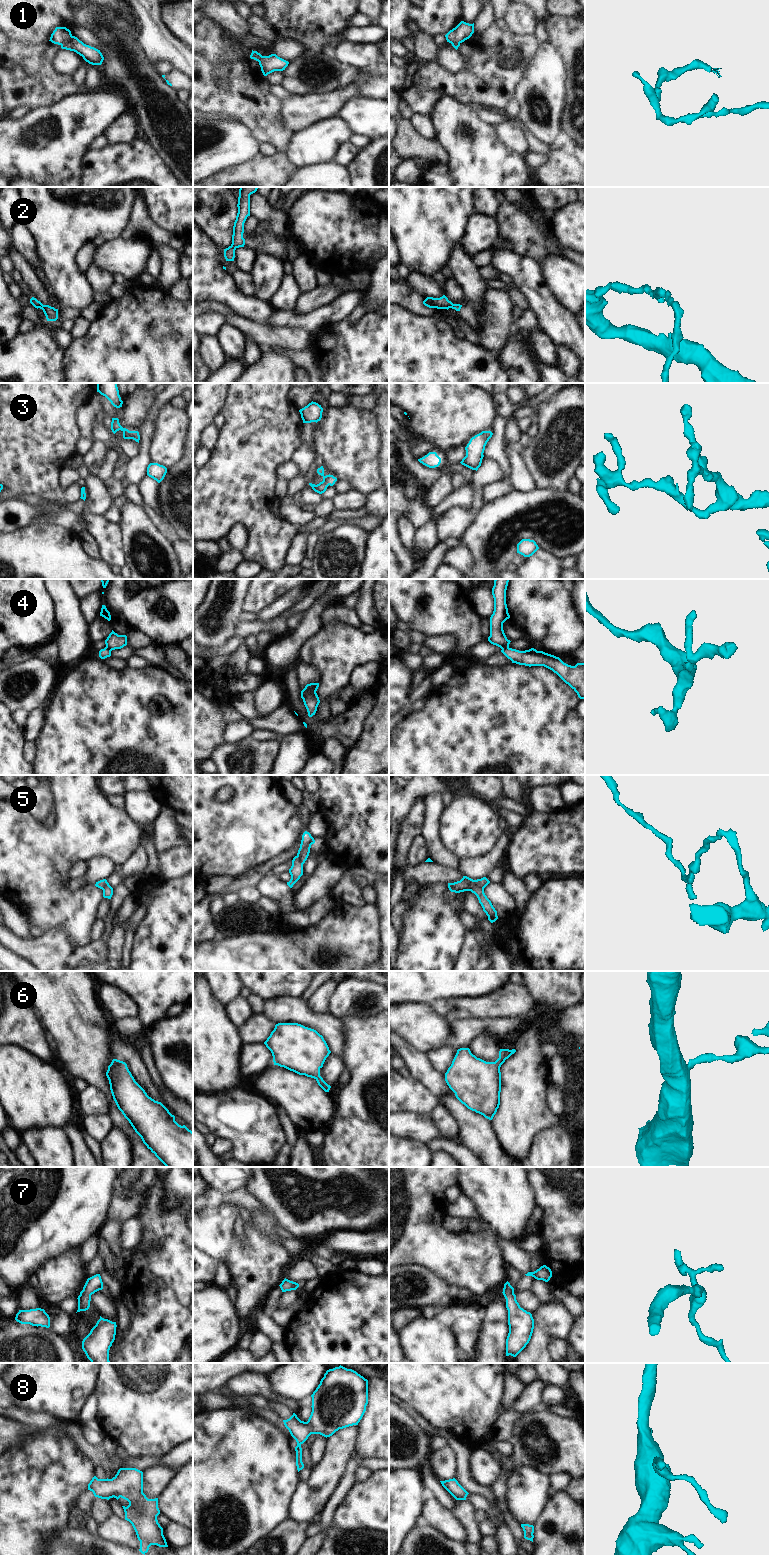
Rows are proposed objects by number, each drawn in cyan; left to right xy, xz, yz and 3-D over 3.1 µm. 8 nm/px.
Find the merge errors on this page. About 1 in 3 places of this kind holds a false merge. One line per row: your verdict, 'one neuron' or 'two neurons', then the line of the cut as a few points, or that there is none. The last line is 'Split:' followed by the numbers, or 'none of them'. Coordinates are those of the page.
1: two neurons; cut in xy along (72, 36), (68, 41), (60, 44)
2: one neuron; no cut
3: one neuron; no cut
4: two neurons; cut in yz along (508, 647), (502, 649)
5: two neurons; cut in yz along (475, 880), (483, 890)
6: one neuron; no cut
7: one neuron; no cut
8: one neuron; no cut
Split: 1, 4, 5

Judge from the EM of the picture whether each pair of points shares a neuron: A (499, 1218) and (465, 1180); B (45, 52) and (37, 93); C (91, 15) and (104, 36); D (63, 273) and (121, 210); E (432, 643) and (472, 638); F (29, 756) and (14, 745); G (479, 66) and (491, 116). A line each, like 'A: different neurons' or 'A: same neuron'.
A: same neuron
B: same neuron
C: different neurons
D: same neuron
E: different neurons
F: different neurons
G: different neurons

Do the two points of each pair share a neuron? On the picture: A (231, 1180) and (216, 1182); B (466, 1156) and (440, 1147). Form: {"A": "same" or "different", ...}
{"A": "same", "B": "same"}

